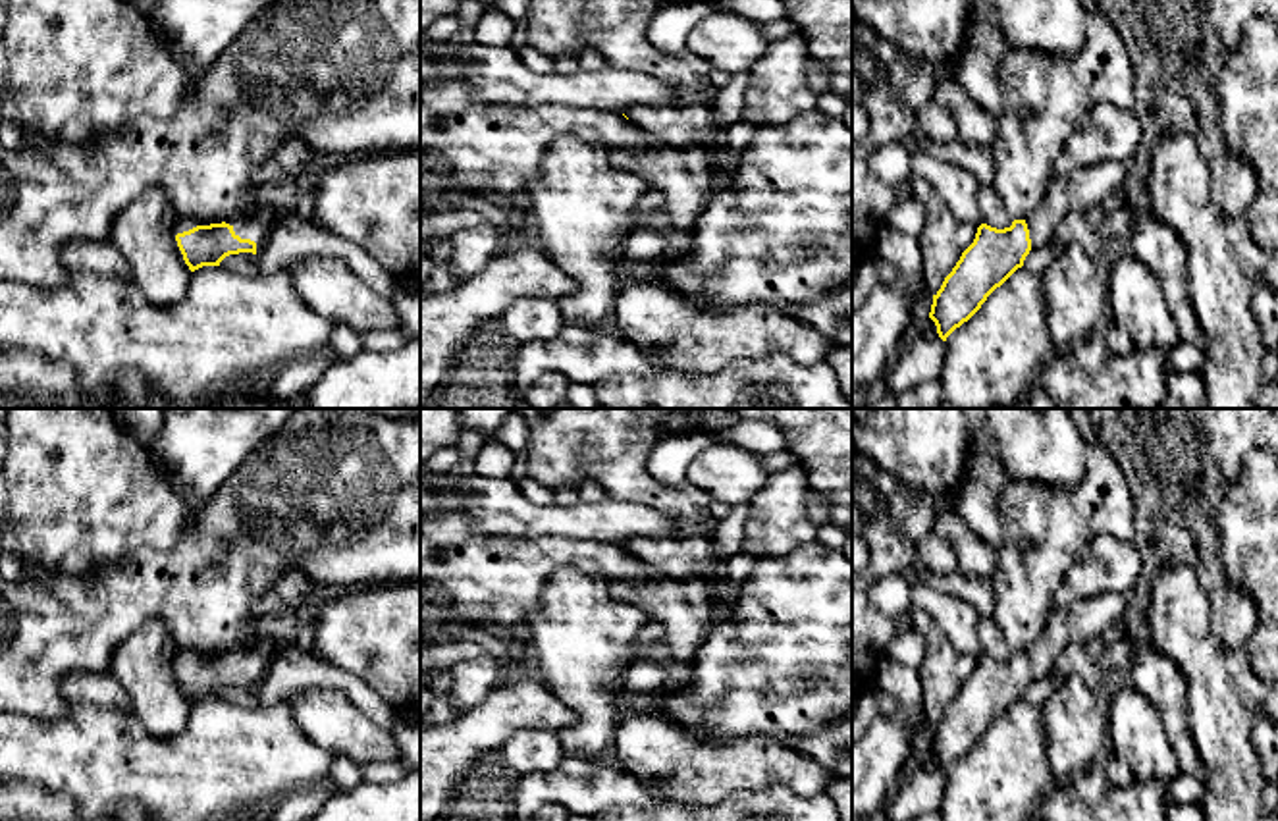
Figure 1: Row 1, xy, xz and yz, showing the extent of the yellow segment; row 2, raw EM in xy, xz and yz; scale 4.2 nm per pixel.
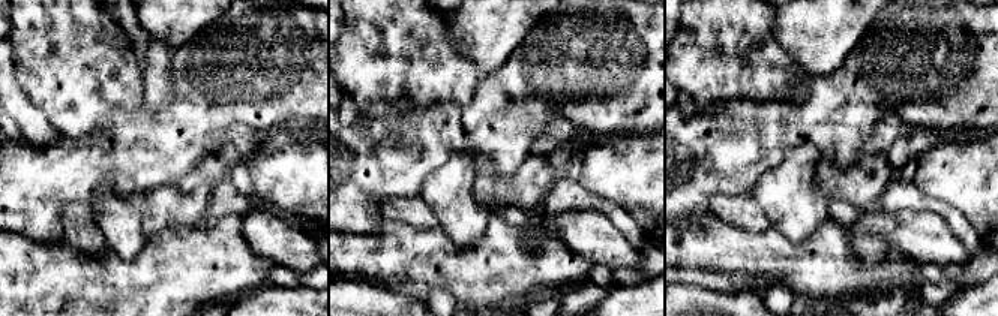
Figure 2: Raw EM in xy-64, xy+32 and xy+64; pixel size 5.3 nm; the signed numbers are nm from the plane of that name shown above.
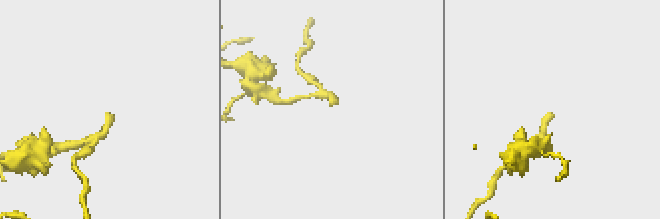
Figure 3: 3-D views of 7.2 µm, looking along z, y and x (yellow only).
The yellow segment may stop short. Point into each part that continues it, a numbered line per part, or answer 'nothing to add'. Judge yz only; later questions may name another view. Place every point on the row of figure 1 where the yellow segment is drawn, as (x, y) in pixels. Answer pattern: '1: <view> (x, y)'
1: yz (1084, 191)

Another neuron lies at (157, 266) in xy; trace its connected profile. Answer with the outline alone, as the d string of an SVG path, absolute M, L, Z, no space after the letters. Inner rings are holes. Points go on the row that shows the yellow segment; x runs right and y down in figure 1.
M150 187L114 220L110 241L129 262L131 281L150 305L170 308L183 301L191 270L172 231L177 210L162 189Z

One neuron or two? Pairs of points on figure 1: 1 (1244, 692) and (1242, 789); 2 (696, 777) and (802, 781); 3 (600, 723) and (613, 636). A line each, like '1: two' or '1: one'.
1: one
2: one
3: one

